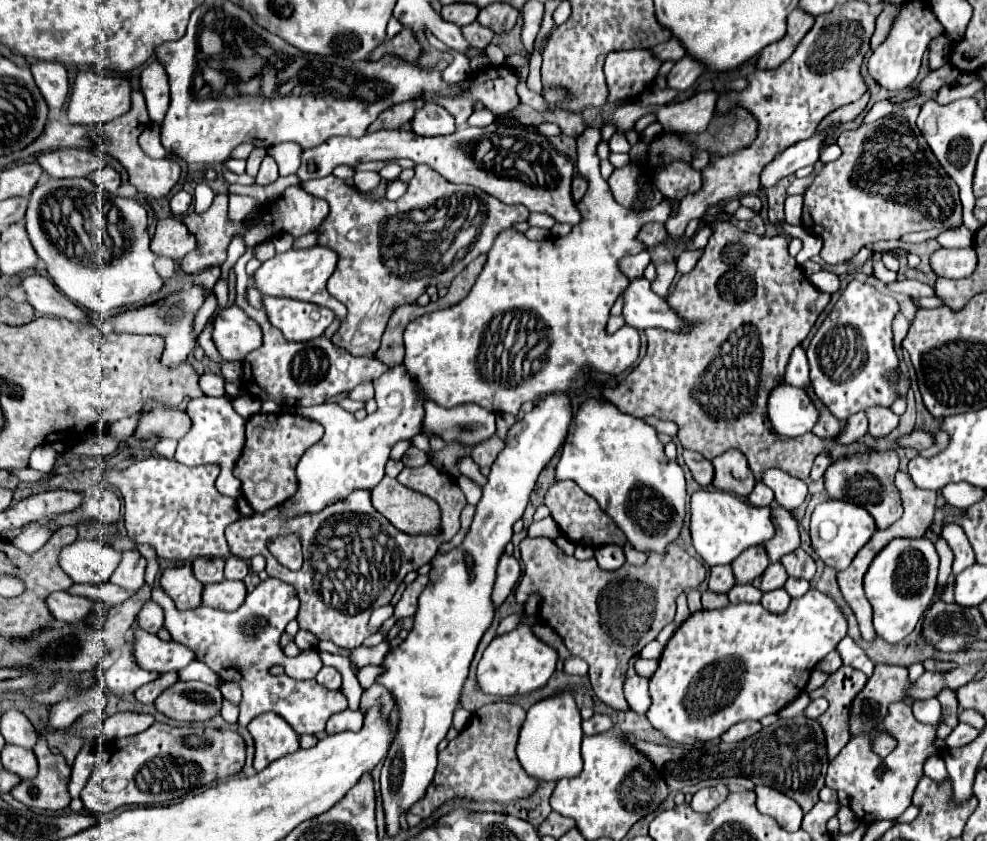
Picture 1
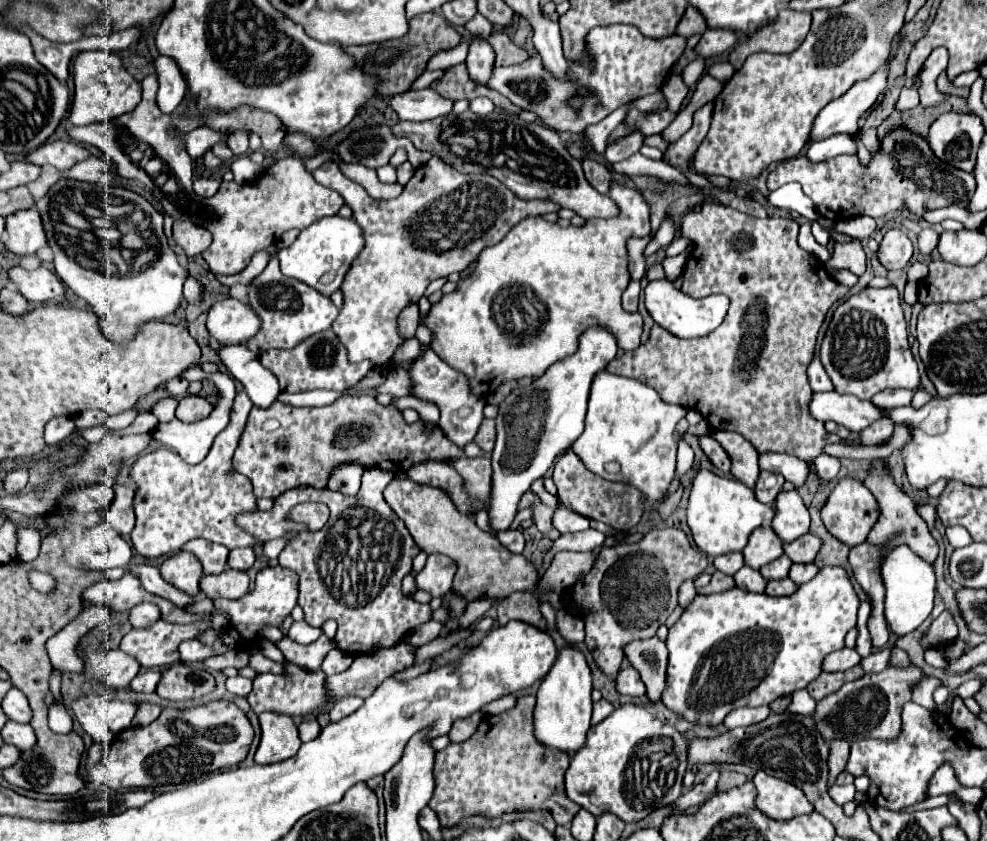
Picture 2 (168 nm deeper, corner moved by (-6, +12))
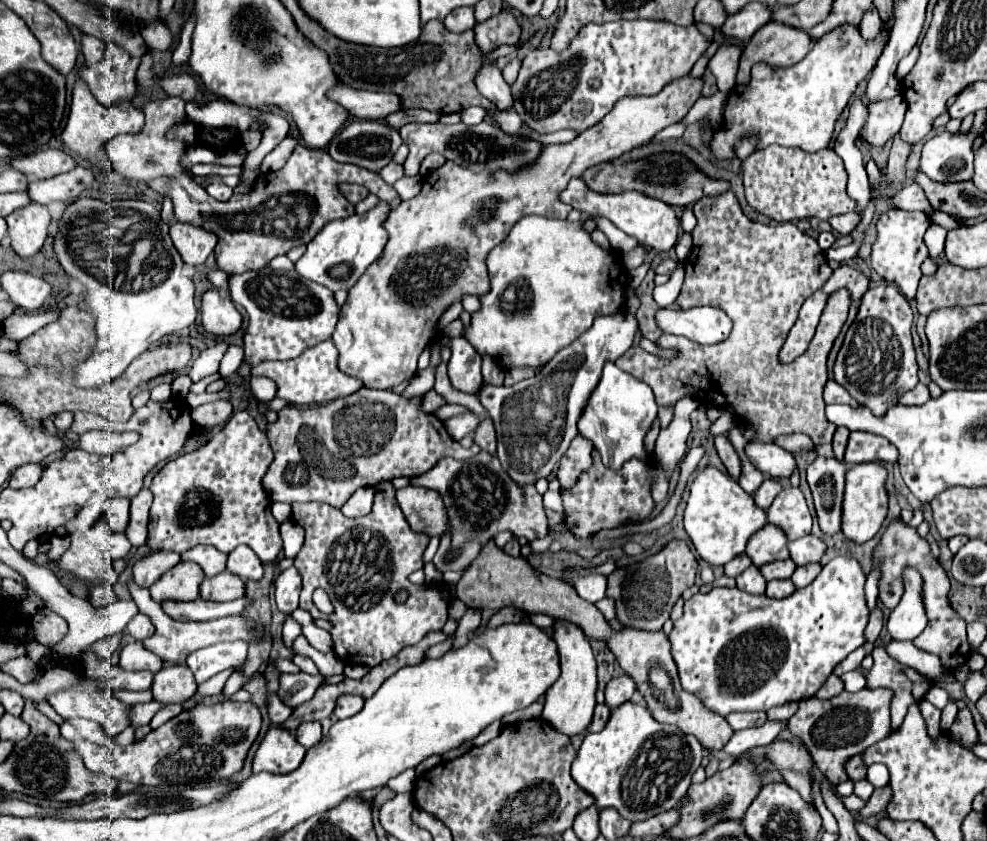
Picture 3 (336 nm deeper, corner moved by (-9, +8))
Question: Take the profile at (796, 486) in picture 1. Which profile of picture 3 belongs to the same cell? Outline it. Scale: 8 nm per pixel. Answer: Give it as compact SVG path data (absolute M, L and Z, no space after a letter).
M748 444L746 454L750 462L766 476L790 478L796 470L794 456L778 444Z

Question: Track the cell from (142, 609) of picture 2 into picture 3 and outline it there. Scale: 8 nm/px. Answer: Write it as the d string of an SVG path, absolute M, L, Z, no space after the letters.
M136 614L136 616L128 622L126 632L128 632L130 636L134 636L136 640L144 640L144 638L148 638L148 636L154 634L154 624L150 622L150 618L148 618L146 614Z

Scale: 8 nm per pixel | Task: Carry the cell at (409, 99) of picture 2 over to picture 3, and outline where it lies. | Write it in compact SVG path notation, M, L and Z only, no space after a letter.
M346 84L332 88L328 96L342 104L352 116L366 120L384 120L388 114L402 110L402 98L398 98L396 94L366 92L350 88Z

